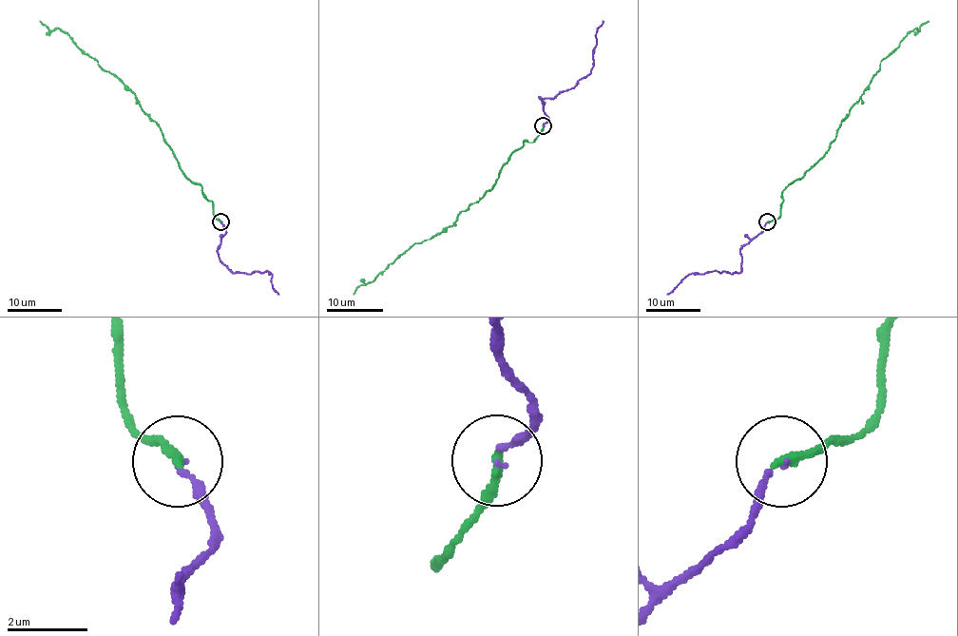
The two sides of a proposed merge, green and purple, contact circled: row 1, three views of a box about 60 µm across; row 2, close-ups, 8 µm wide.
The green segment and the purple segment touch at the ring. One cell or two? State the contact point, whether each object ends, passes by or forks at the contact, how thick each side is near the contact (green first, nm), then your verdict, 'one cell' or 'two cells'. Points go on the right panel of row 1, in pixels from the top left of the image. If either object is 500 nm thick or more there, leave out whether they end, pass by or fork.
(767, 221) | green ends | purple ends | 240/130 nm | one cell

